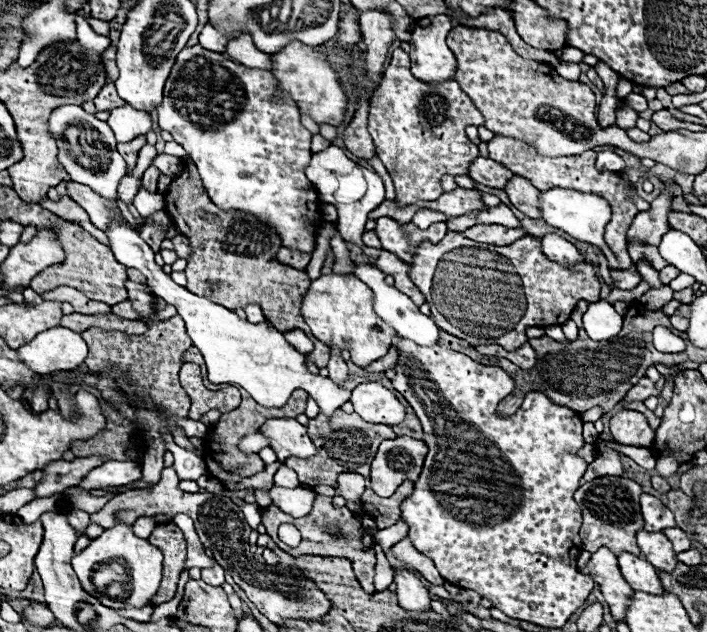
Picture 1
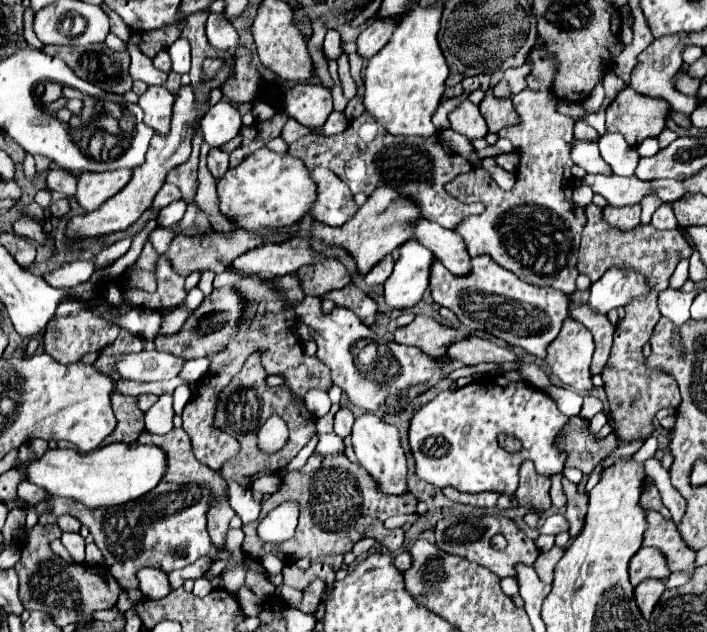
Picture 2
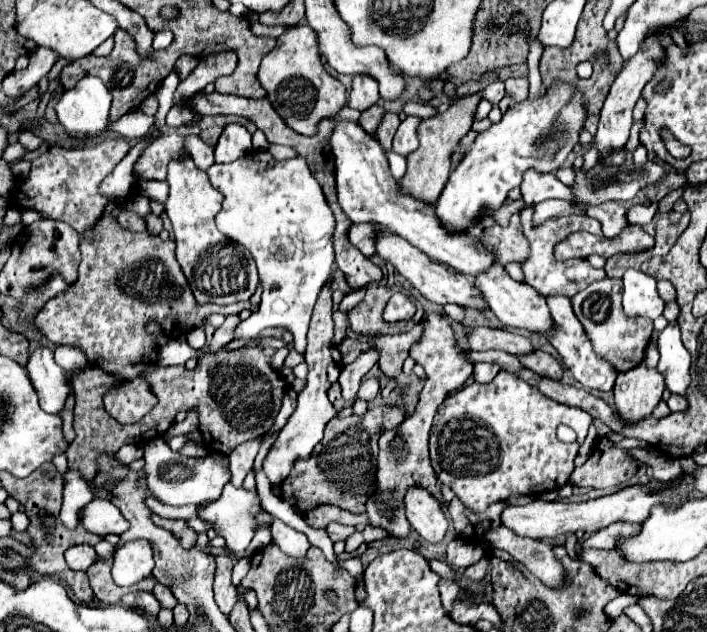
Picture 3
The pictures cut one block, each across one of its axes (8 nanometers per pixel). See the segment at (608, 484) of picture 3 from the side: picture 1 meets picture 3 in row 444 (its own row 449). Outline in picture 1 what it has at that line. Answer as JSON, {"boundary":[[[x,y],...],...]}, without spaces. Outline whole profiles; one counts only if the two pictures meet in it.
{"boundary":[[[596,444],[596,458],[592,464],[588,464],[584,480],[590,482],[600,476],[622,476],[622,474],[624,466],[620,462],[620,454],[604,444]]]}

